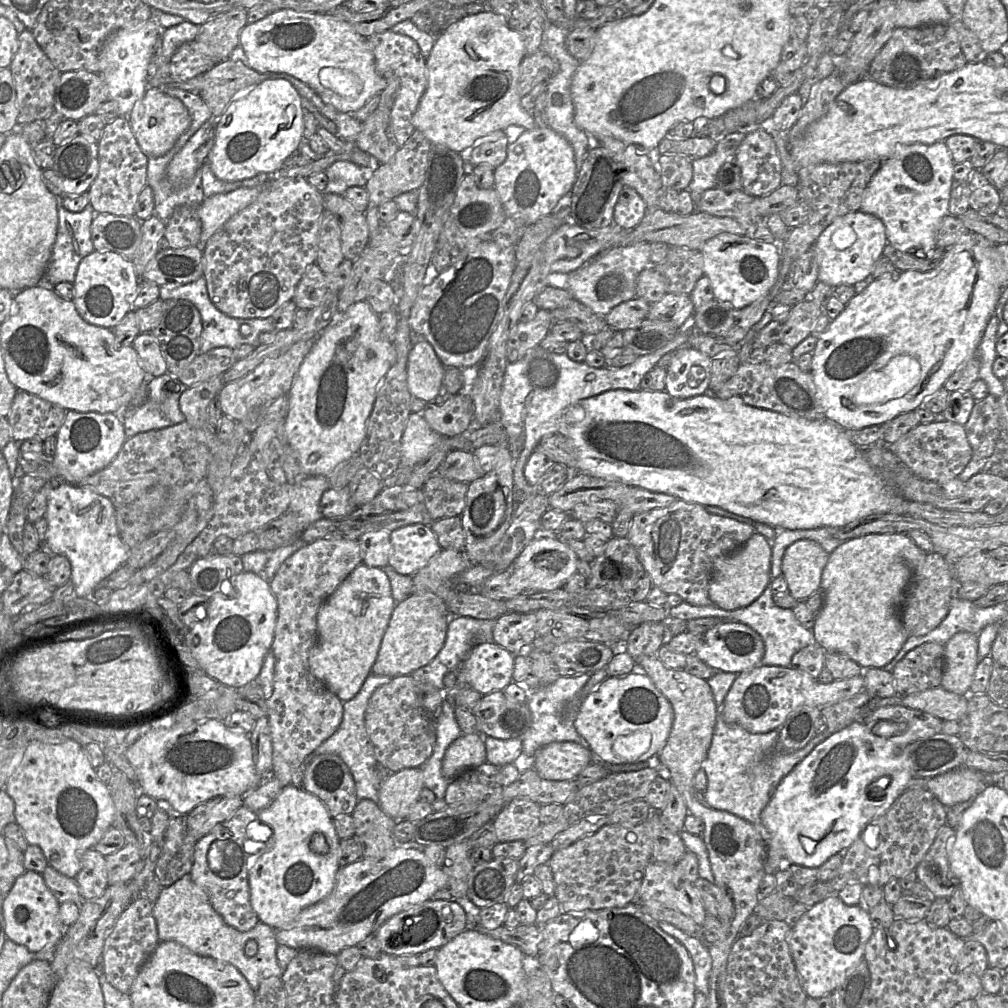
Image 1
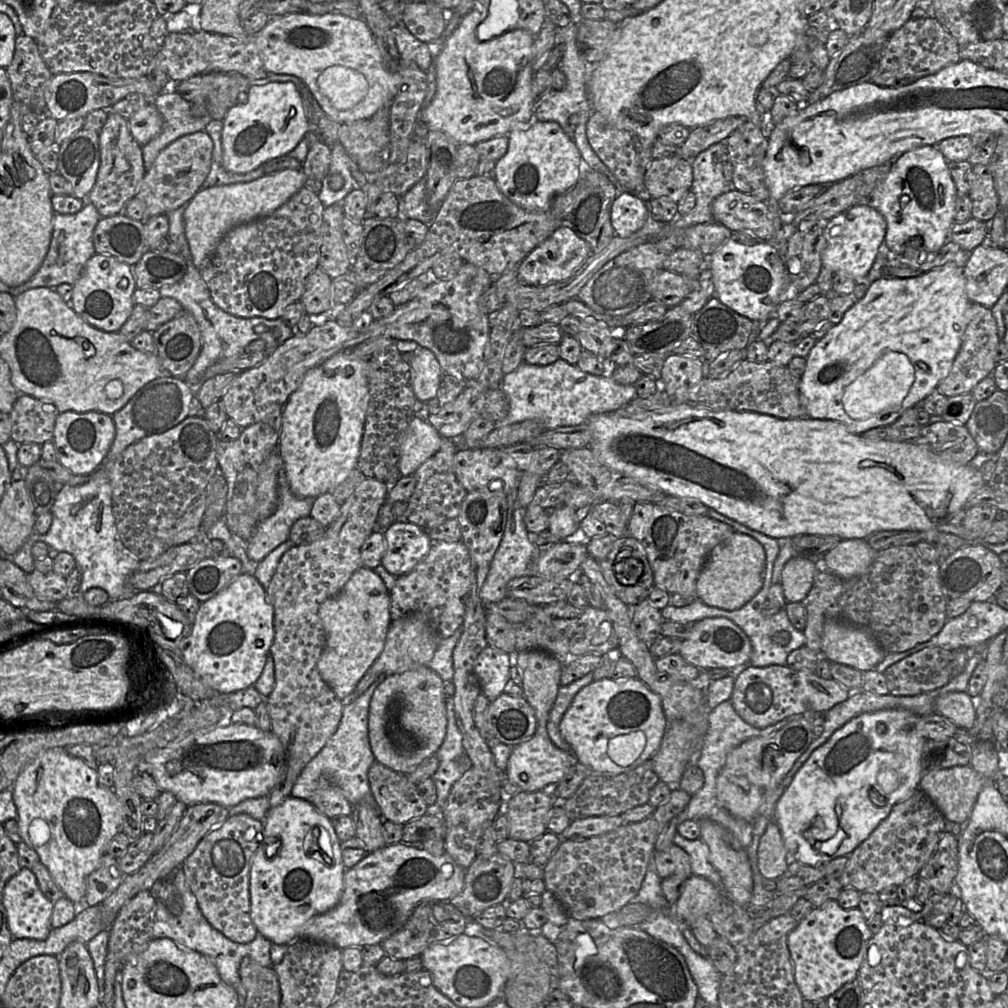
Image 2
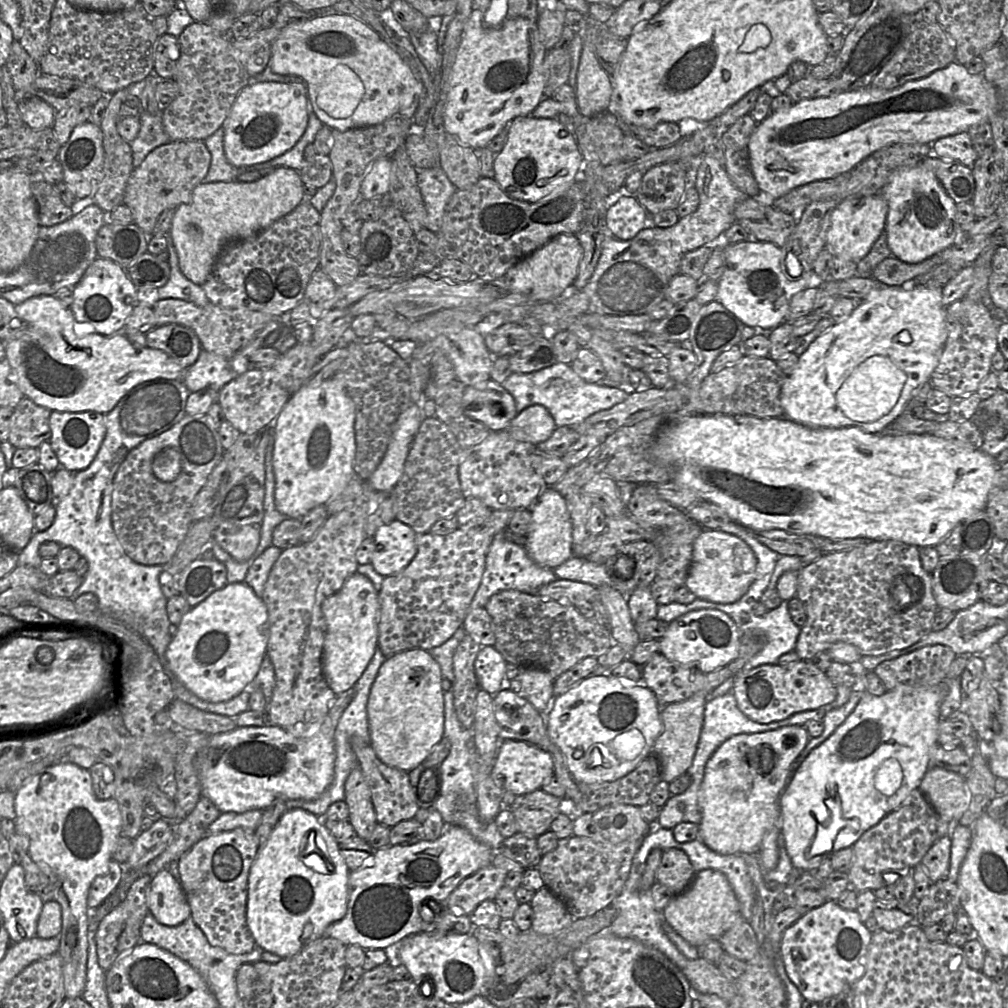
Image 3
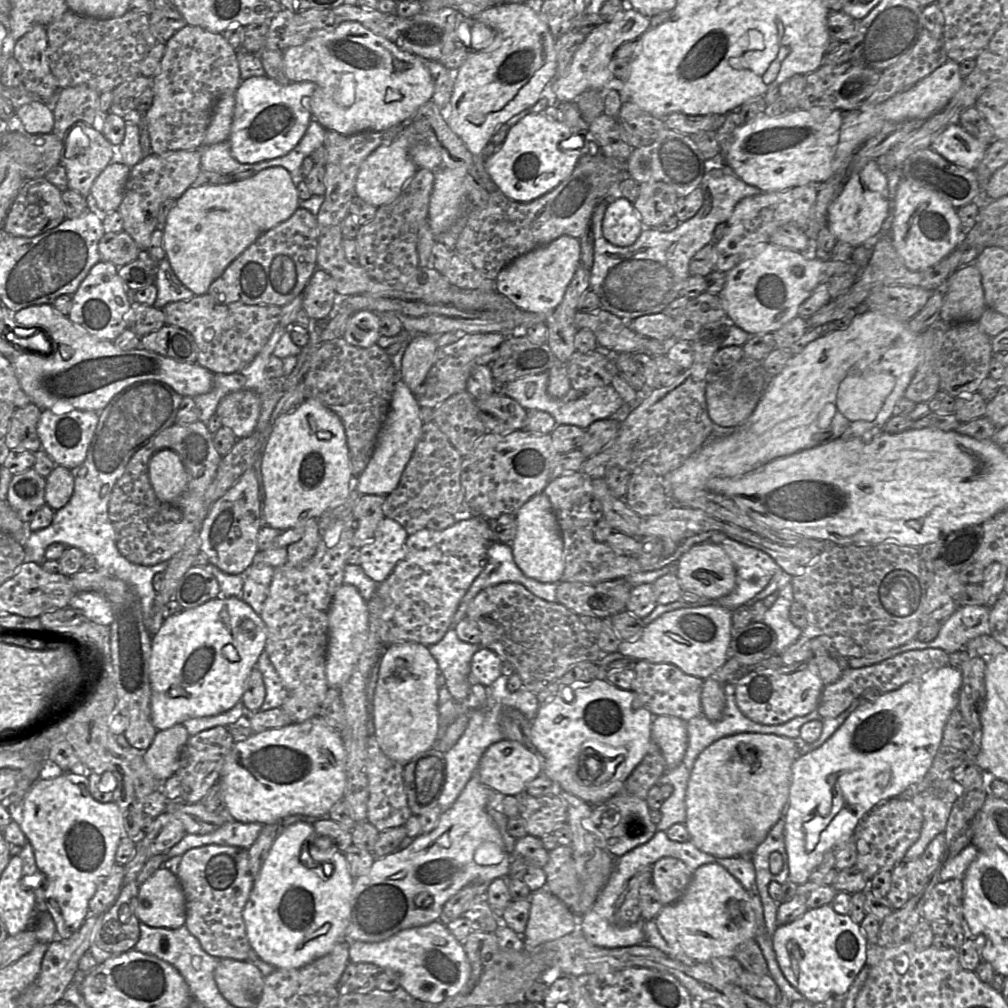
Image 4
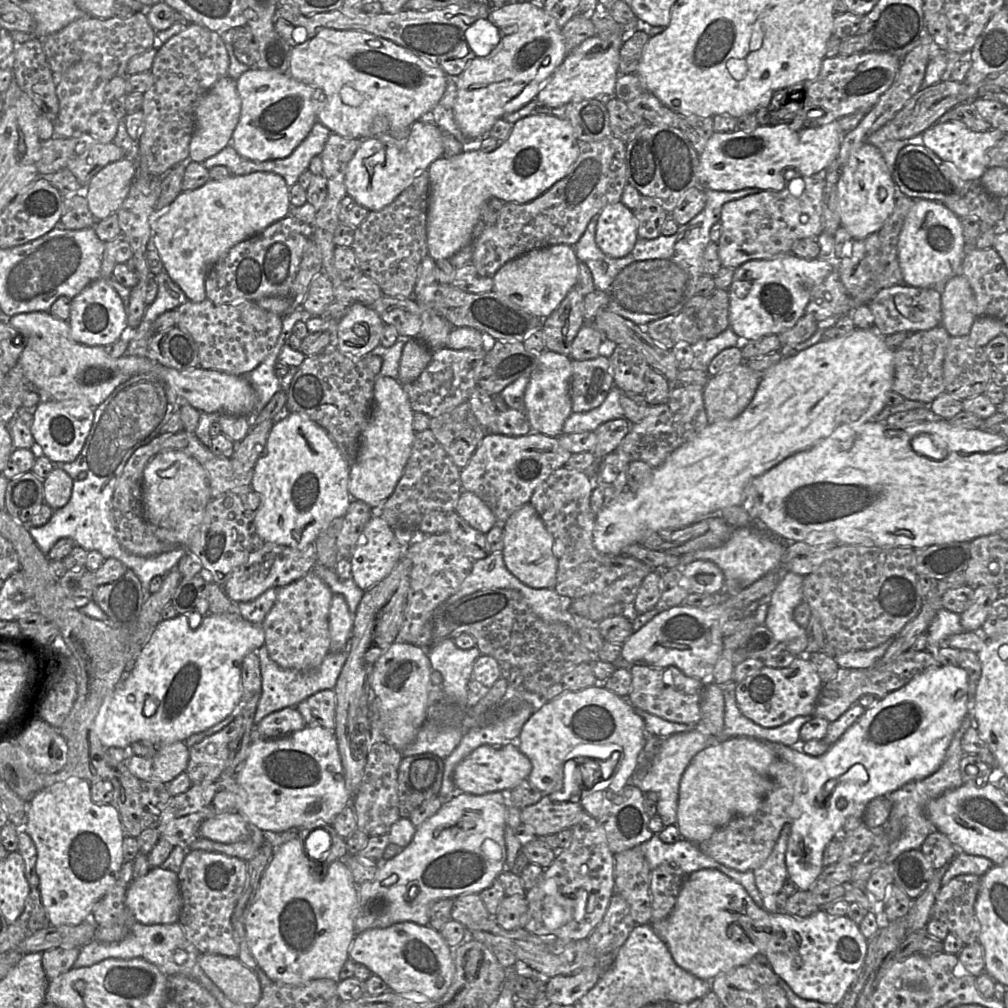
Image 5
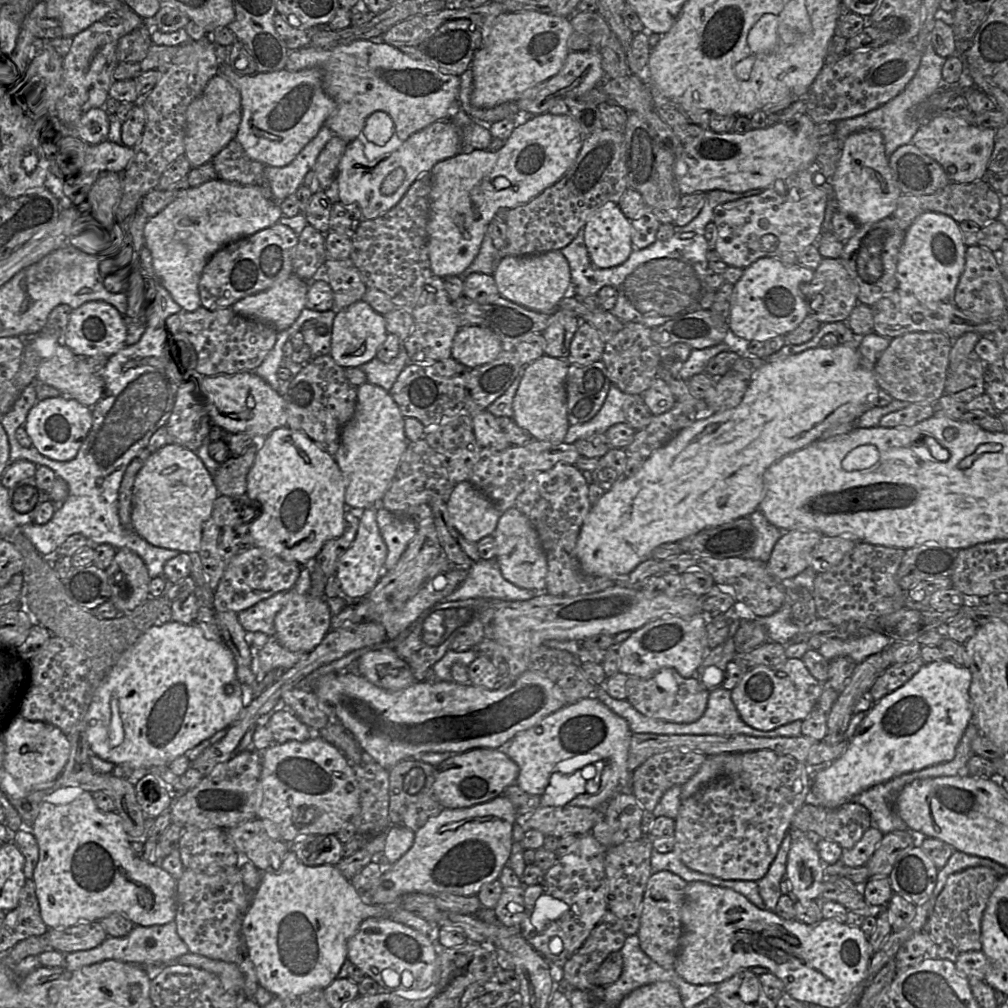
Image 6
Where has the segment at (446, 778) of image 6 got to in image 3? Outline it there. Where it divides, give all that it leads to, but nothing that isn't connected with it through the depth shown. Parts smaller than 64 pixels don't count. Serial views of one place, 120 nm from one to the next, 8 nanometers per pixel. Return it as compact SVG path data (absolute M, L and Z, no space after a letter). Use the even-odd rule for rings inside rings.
M501 741L492 767L492 778L498 786L519 796L541 789L553 776L553 758L548 752L525 741Z

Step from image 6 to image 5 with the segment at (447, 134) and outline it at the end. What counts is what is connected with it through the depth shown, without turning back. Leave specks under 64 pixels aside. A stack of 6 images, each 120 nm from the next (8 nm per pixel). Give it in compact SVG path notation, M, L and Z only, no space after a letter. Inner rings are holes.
M428 119L414 122L406 138L396 139L386 133L362 139L346 168L347 195L369 211L379 211L390 205L417 174L427 170L432 162L443 155L442 130Z

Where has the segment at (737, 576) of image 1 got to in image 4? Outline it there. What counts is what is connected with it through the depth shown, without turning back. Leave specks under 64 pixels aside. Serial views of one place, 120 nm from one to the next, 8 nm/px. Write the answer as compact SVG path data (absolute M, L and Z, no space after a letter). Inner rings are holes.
M709 542L693 546L679 558L677 577L684 591L694 591L707 599L726 596L733 591L736 585L736 571L733 562L722 547Z

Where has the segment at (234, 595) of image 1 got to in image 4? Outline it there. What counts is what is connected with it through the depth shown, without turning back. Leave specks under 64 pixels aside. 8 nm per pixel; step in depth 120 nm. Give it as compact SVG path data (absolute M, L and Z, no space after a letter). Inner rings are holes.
M217 597L167 618L151 638L151 721L162 731L189 719L222 714L241 701L249 675L265 649L266 626L241 598Z

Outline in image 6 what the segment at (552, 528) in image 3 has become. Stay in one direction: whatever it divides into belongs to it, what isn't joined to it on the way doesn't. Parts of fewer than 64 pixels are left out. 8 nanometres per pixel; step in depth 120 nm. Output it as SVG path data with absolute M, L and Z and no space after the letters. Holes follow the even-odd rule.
M513 506L501 514L492 534L496 541L496 560L503 577L520 588L545 589L547 559L538 533L530 520Z

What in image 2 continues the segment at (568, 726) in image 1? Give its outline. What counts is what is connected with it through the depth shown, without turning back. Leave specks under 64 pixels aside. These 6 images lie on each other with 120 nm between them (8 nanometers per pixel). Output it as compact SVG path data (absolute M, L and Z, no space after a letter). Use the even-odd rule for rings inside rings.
M593 672L566 686L560 686L554 705L550 711L547 722L547 732L551 741L561 750L573 754L572 747L565 741L560 733L560 722L571 705L576 694L593 681Z

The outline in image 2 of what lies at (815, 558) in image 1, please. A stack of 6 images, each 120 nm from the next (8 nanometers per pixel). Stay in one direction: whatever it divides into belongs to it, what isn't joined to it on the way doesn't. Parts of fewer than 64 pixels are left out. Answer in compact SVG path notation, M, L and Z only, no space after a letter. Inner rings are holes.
M807 556L793 557L781 573L783 594L789 602L801 602L808 595L819 570L819 565Z

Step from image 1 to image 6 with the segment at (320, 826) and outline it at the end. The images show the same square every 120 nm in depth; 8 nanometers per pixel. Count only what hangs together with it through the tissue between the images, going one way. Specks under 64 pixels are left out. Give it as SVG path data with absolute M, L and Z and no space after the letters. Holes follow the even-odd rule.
M291 850L278 870L262 873L258 888L242 922L249 958L261 987L278 997L301 995L313 989L325 989L336 978L347 958L347 942L368 918L391 919L392 912L383 906L367 904L335 865L304 865Z

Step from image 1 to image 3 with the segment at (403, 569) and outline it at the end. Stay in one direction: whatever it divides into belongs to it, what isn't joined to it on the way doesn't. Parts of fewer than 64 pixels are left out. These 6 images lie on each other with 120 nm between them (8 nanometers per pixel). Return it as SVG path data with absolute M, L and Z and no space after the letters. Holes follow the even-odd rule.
M398 520L378 528L370 562L374 570L383 577L402 571L417 552L415 537L414 530Z

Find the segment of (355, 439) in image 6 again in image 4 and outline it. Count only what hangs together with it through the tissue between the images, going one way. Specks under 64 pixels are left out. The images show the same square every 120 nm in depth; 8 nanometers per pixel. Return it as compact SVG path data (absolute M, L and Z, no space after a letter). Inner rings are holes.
M398 379L395 383L388 413L377 435L371 459L363 472L355 477L354 488L359 494L387 496L397 487L421 435L423 423L419 416L420 408L413 393L403 380Z

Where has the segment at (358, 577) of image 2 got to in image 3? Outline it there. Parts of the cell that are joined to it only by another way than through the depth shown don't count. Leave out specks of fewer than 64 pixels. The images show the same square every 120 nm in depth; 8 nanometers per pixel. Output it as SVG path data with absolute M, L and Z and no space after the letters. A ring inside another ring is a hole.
M354 572L340 590L323 600L321 610L326 623L322 672L329 687L338 695L354 687L377 648L380 615L378 591L369 578Z

